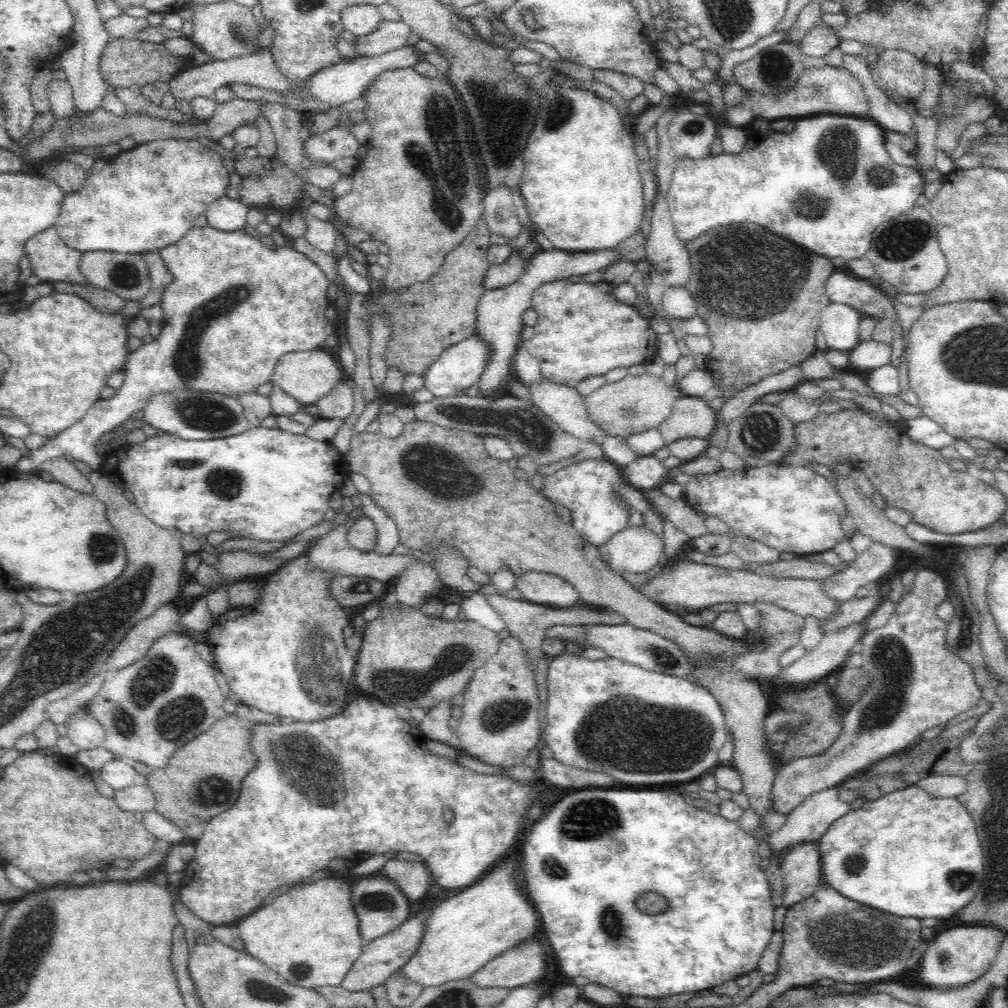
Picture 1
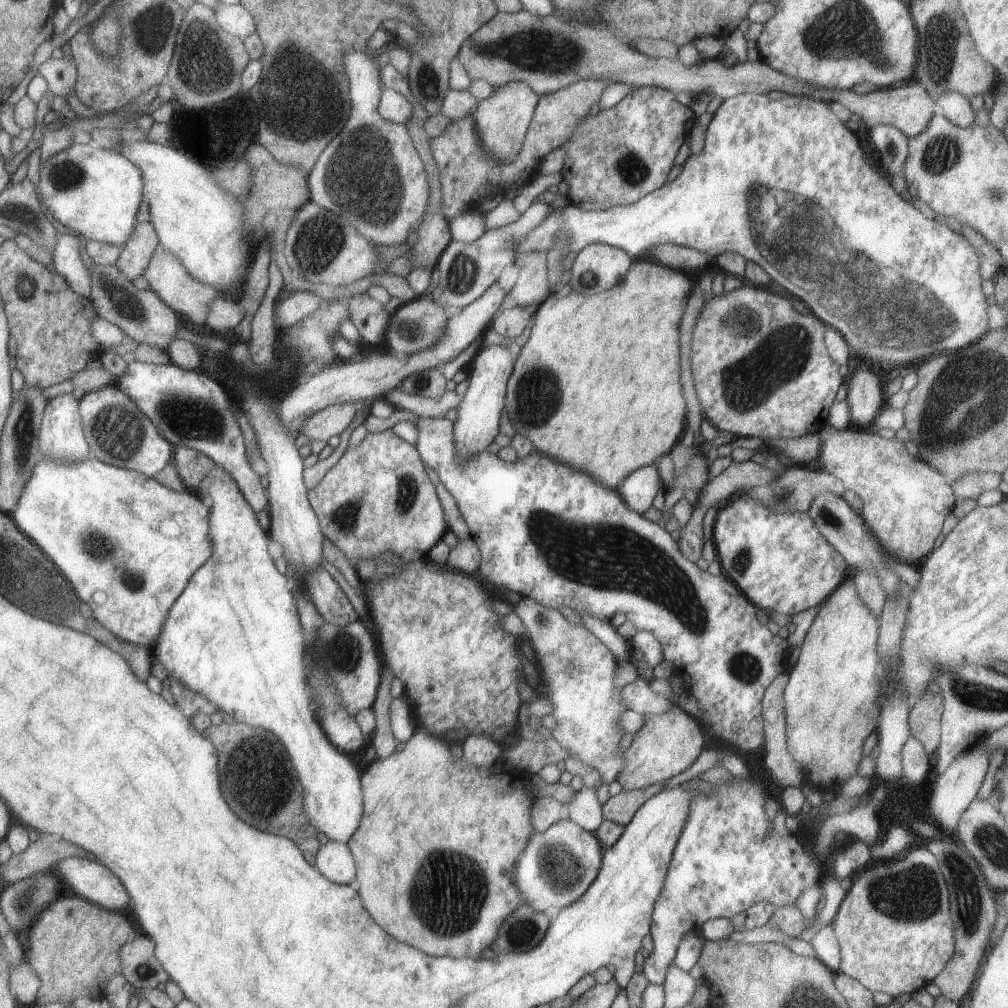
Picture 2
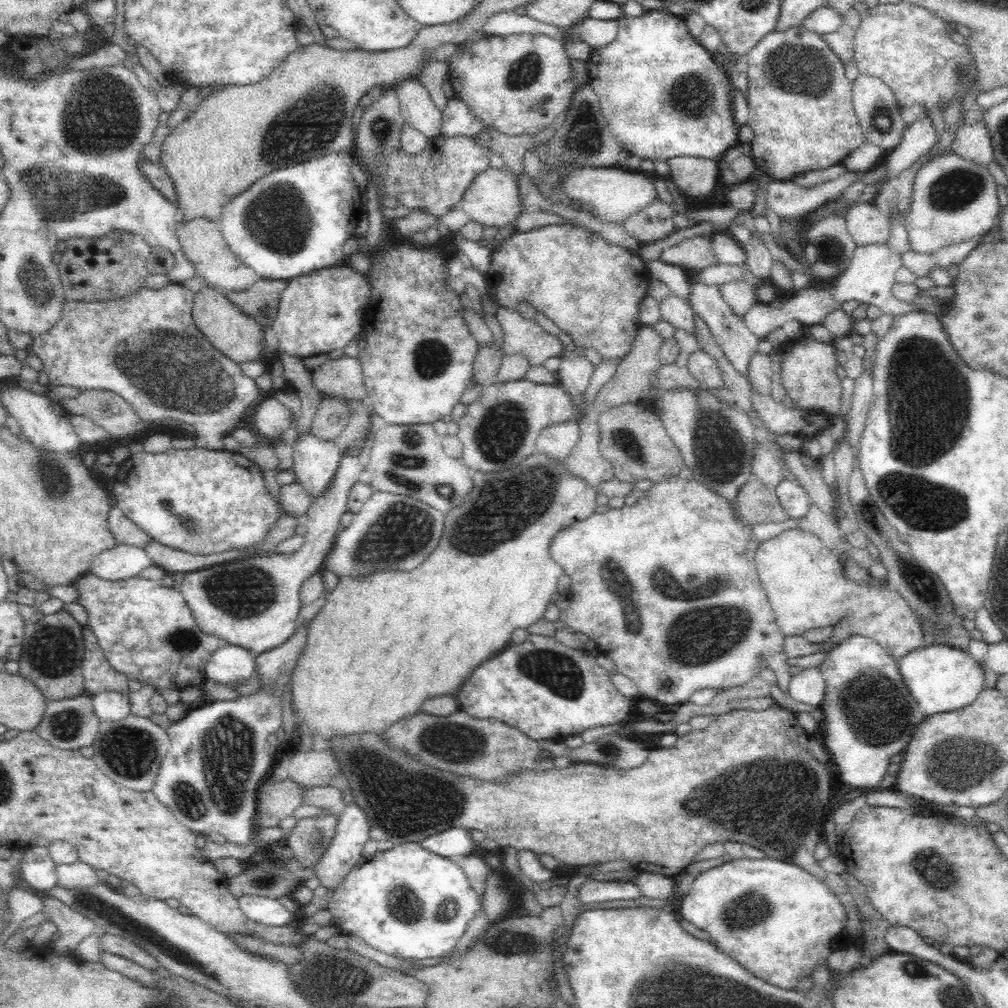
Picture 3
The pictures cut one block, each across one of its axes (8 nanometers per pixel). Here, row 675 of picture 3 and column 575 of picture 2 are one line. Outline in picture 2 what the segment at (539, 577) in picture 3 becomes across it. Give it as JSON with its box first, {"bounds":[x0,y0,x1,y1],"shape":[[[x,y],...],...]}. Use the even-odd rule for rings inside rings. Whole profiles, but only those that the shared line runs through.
{"bounds":[505,258,693,489],"shape":[[[635,258],[624,280],[610,290],[600,294],[584,296],[574,290],[566,297],[559,297],[557,293],[550,293],[535,312],[530,337],[521,348],[514,364],[514,370],[507,382],[505,410],[514,426],[516,433],[529,438],[535,449],[542,454],[553,457],[557,462],[564,462],[573,469],[580,470],[596,478],[600,484],[608,488],[617,489],[620,482],[640,467],[652,465],[660,456],[668,454],[672,446],[679,442],[687,424],[686,400],[682,394],[680,384],[680,323],[686,310],[686,303],[693,293],[692,282],[688,272],[662,265],[654,259]]]}

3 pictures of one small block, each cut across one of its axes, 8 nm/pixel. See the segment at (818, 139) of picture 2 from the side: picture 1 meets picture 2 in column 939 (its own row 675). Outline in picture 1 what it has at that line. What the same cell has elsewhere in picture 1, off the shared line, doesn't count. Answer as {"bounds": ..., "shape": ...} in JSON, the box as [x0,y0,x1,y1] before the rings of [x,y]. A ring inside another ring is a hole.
{"bounds":[205,554,364,722],"shape":[[[300,554],[297,558],[284,563],[274,574],[268,574],[265,578],[260,579],[260,596],[253,603],[248,606],[233,607],[222,613],[213,622],[213,625],[207,630],[205,643],[210,647],[214,655],[213,660],[218,671],[223,674],[228,683],[230,692],[237,694],[241,703],[252,706],[252,708],[257,710],[262,710],[262,712],[280,716],[283,720],[316,722],[342,712],[347,700],[358,698],[358,696],[364,694],[355,680],[356,672],[354,672],[354,666],[356,666],[356,658],[348,653],[346,645],[344,645],[345,636],[342,634],[342,630],[352,622],[351,614],[336,601],[334,593],[330,593],[330,582],[338,576],[339,574],[333,574],[333,572],[323,572],[323,570],[311,568],[311,566],[308,566],[306,554]]]}

